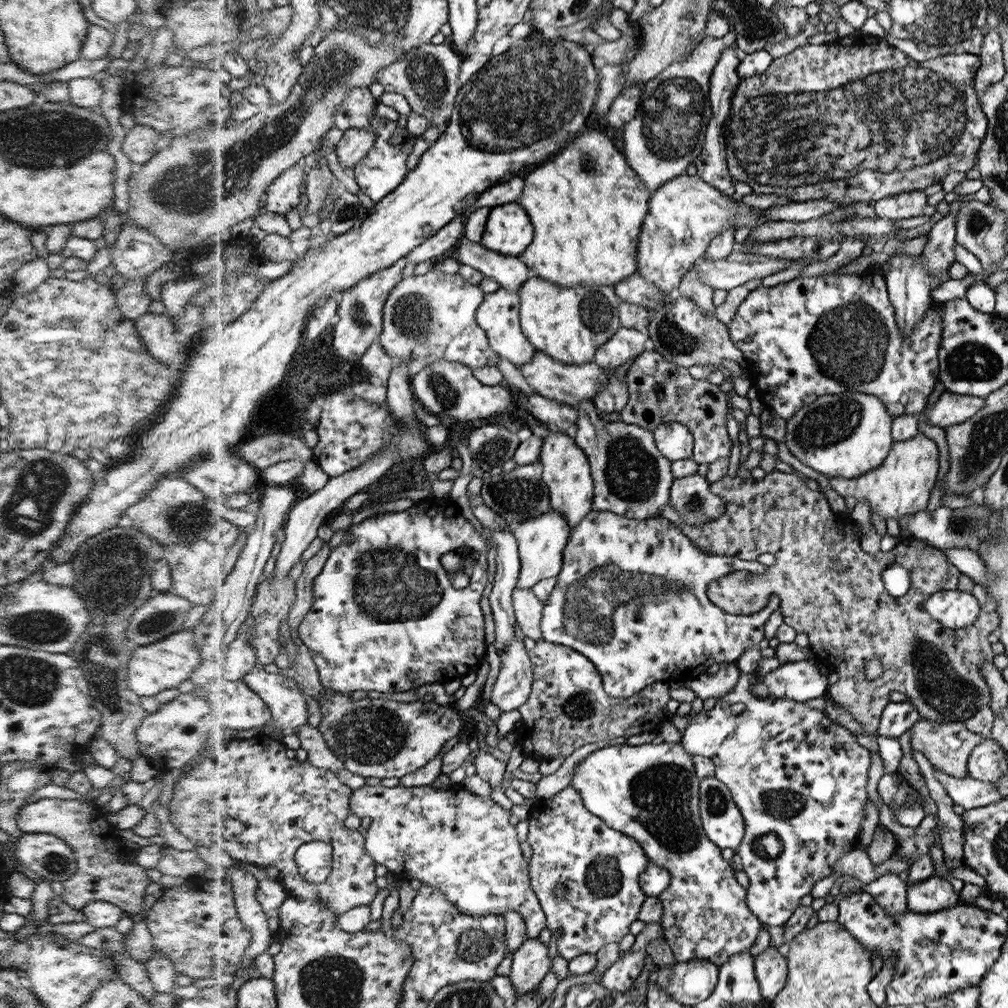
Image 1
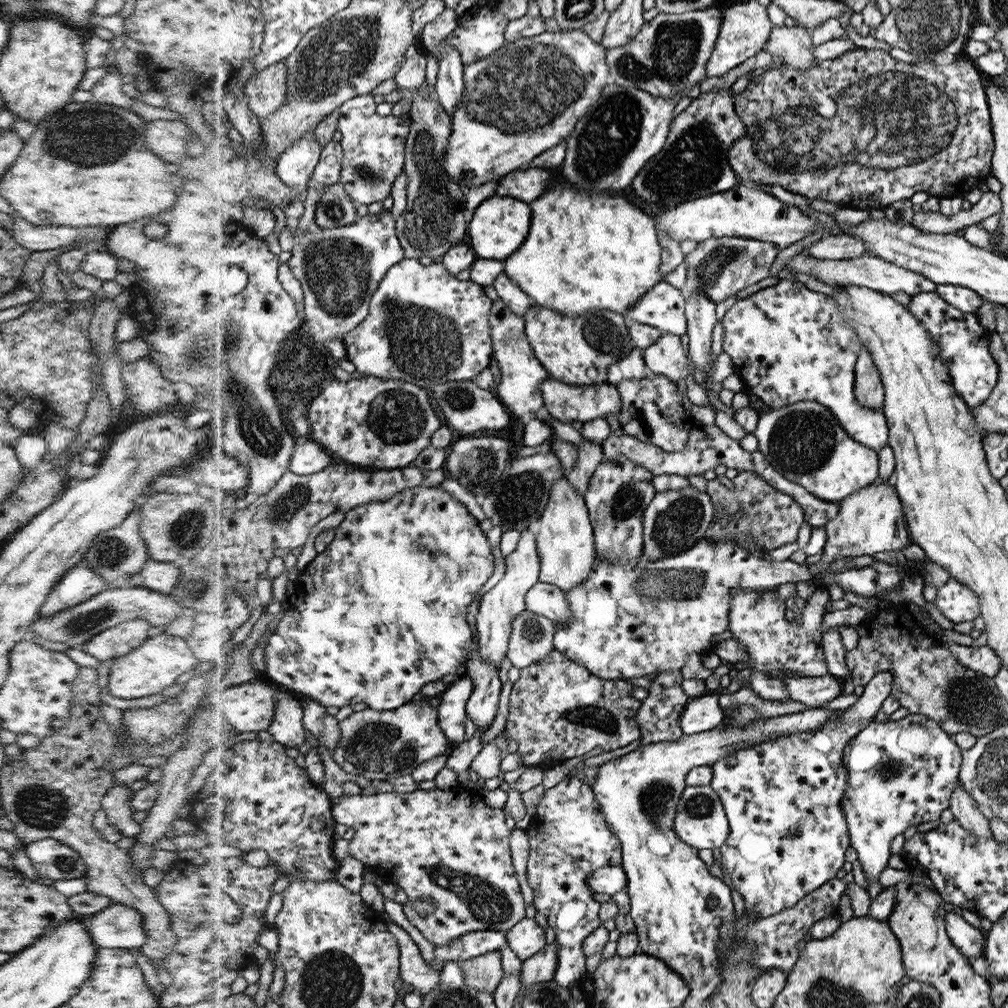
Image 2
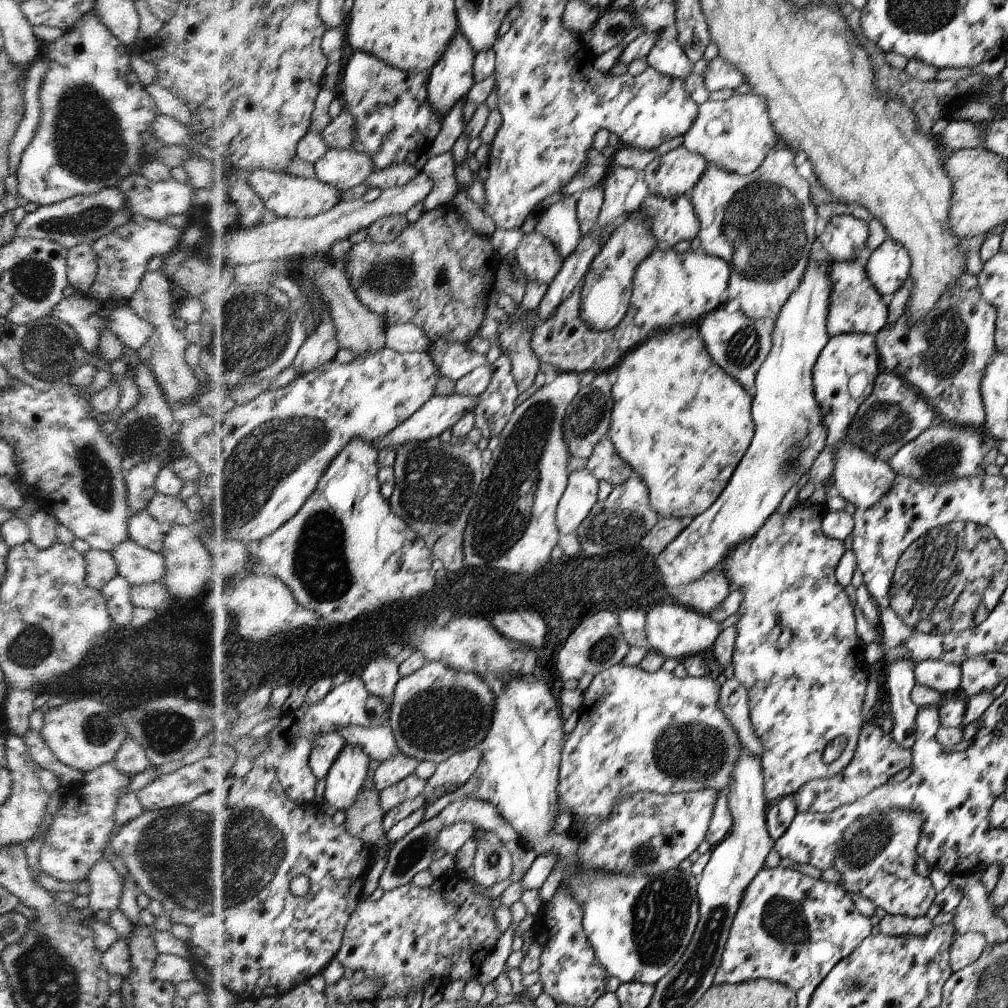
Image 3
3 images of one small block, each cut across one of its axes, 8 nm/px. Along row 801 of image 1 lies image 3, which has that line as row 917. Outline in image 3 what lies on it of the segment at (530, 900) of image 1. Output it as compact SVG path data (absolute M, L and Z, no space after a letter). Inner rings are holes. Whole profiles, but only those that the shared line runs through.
M454 869L453 871L450 871L449 874L440 878L435 878L434 883L428 888L417 886L412 882L385 893L384 896L377 901L371 899L365 901L362 900L360 906L357 908L357 911L353 914L353 918L350 919L345 940L341 951L337 954L337 959L344 964L346 969L351 969L354 972L364 970L368 978L374 978L374 980L378 980L378 982L386 984L386 988L382 990L383 999L408 998L408 996L412 996L418 990L422 991L424 996L425 985L427 985L430 981L440 983L443 986L447 983L455 982L456 980L462 980L467 983L469 980L477 976L480 966L482 966L482 962L488 958L489 954L492 954L492 951L495 949L496 942L498 942L502 936L498 925L496 925L495 922L494 912L496 912L496 910L491 908L490 905L492 899L489 899L484 895L484 890L482 890L481 893L475 891L474 884L476 884L476 882L472 883L470 879L465 877L464 873L460 875L459 872Z

